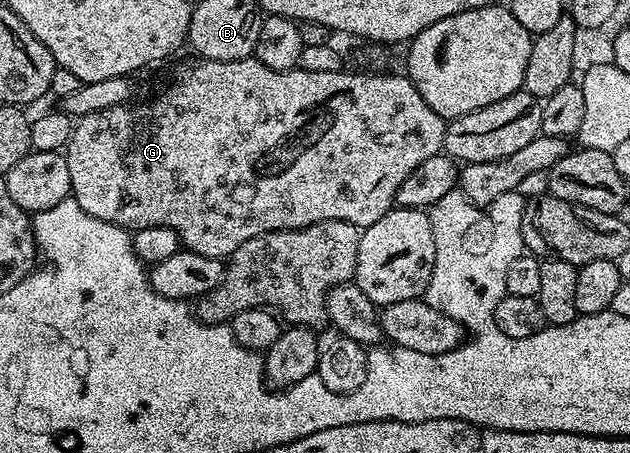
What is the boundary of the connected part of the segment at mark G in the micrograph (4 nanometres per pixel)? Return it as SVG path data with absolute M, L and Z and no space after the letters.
M255 57L244 58L243 60L231 60L230 62L216 62L210 58L193 61L197 62L183 63L174 72L173 79L169 82L169 87L158 98L153 98L150 102L141 102L138 106L126 104L123 106L103 108L99 112L91 112L87 116L76 119L73 134L70 136L69 144L65 147L63 153L67 160L67 169L71 171L71 188L73 189L71 196L83 208L83 212L87 212L104 222L110 222L116 226L124 226L133 232L142 230L148 226L166 226L167 228L171 228L171 232L177 234L177 239L180 240L184 249L190 250L191 252L199 252L199 256L211 256L212 258L225 260L228 259L230 254L235 252L235 248L239 248L239 244L243 244L247 240L251 240L255 236L266 234L267 232L294 230L295 228L310 226L311 224L319 224L323 220L343 220L347 224L355 224L359 228L375 224L375 220L379 220L387 211L394 209L397 193L399 192L399 184L403 184L403 180L407 180L407 176L411 176L411 172L415 168L419 168L419 164L423 164L423 160L431 160L431 156L442 153L445 145L446 119L437 115L435 108L431 108L431 104L427 104L427 100L423 100L423 96L419 96L415 84L404 73L360 72L361 74L345 74L346 71L344 69L339 69L335 72L311 72L310 70L302 70L300 68L296 70L272 70L271 68L267 68L267 64L263 64Z

